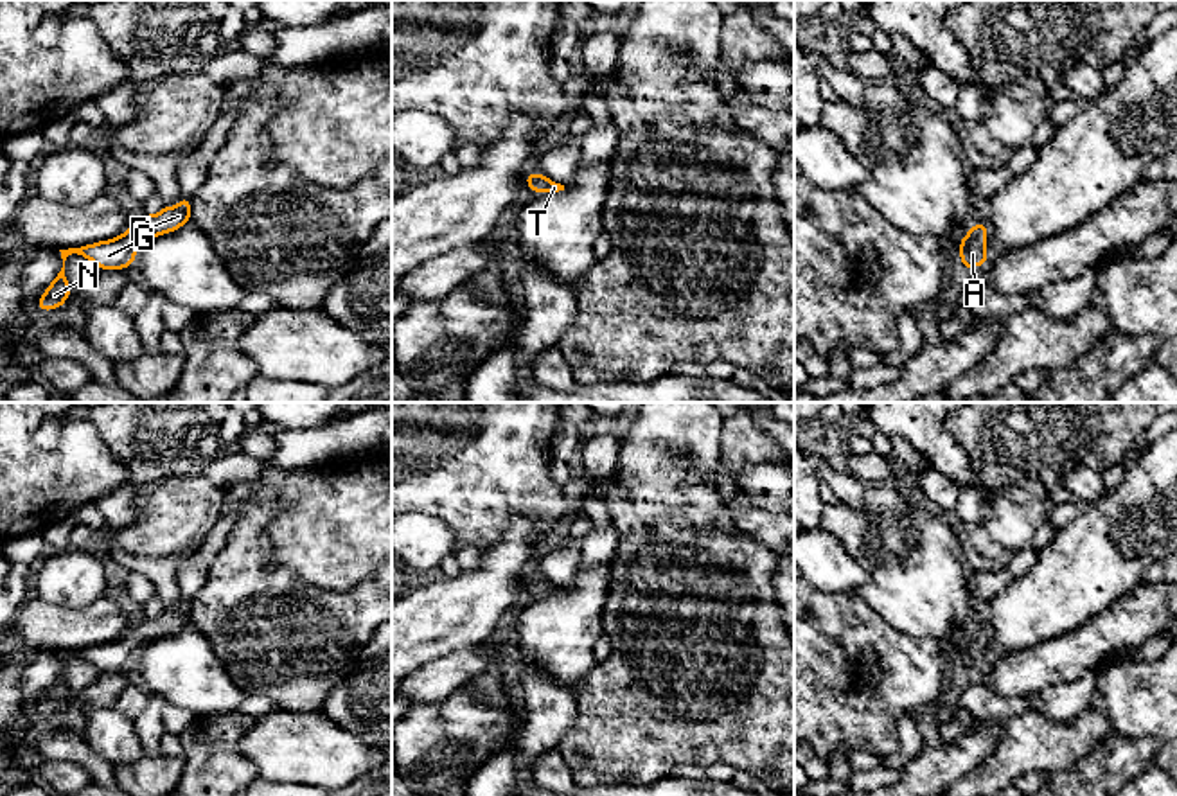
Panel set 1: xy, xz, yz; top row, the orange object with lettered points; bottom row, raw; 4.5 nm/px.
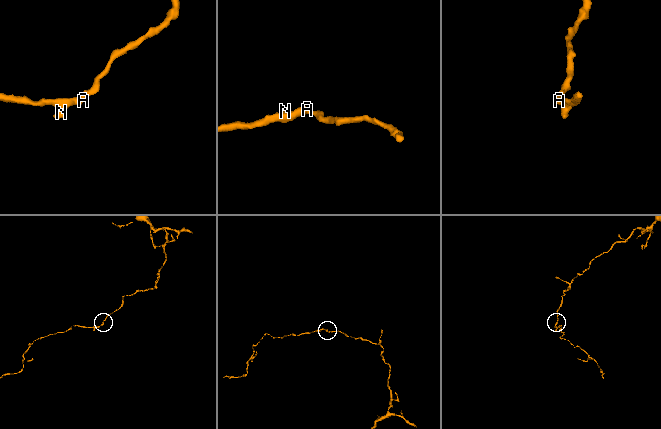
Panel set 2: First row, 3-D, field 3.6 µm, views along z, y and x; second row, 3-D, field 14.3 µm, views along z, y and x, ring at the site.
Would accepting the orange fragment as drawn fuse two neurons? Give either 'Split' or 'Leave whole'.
Leave whole

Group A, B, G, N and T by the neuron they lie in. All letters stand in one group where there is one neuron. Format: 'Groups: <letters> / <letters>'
Groups: A B G N T

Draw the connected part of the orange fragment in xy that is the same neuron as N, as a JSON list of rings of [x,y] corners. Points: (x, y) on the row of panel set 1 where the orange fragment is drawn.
[[[181,196],[180,205],[164,207],[156,216],[138,214],[124,235],[95,244],[86,244],[81,248],[59,250],[63,268],[54,279],[54,282],[49,284],[45,295],[36,300],[38,307],[41,311],[61,307],[66,296],[72,293],[72,287],[68,286],[65,277],[65,261],[68,255],[83,255],[93,261],[102,271],[122,270],[133,266],[140,241],[174,232],[187,221],[190,221],[190,199]]]

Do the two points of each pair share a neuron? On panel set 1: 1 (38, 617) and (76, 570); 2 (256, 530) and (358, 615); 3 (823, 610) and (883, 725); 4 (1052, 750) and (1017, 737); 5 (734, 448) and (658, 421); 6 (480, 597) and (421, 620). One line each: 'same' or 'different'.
1: different
2: same
3: same
4: same
5: different
6: same

